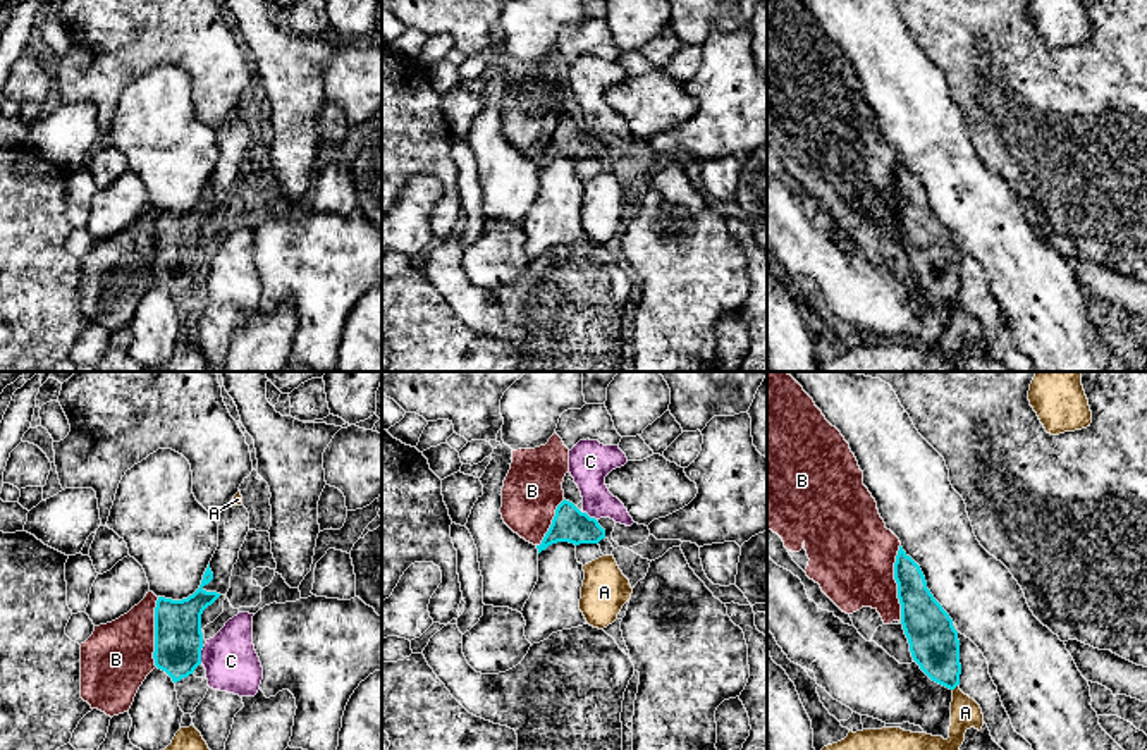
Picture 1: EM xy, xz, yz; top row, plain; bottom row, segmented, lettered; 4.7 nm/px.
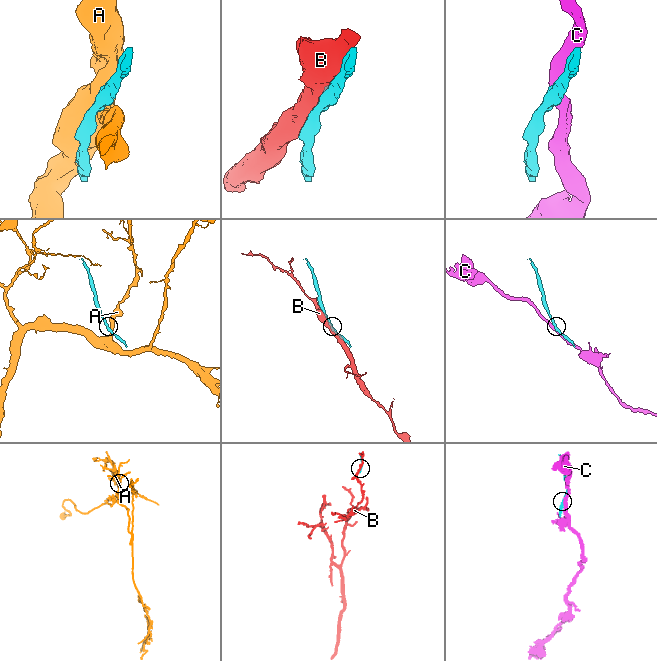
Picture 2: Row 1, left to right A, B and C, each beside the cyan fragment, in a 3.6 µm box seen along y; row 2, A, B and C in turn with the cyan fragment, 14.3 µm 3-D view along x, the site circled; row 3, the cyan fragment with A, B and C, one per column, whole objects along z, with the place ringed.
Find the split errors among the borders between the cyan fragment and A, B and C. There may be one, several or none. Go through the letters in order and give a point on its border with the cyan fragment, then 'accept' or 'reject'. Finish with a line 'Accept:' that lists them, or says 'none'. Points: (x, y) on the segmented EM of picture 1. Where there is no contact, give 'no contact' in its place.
A: yz (955, 687) | reject
B: yz (896, 582) | reject
C: xy (200, 657) | reject
Accept: none

